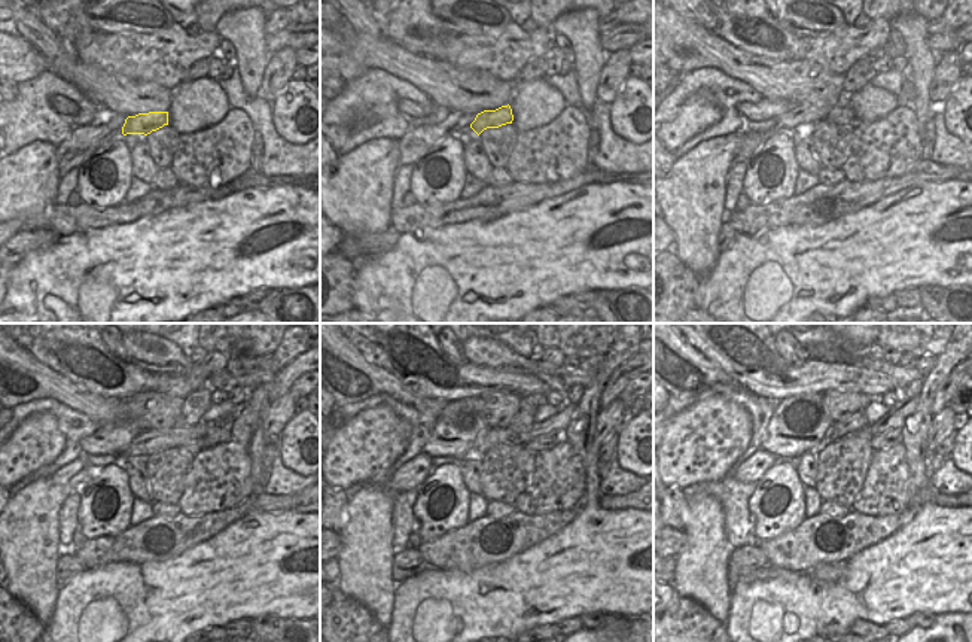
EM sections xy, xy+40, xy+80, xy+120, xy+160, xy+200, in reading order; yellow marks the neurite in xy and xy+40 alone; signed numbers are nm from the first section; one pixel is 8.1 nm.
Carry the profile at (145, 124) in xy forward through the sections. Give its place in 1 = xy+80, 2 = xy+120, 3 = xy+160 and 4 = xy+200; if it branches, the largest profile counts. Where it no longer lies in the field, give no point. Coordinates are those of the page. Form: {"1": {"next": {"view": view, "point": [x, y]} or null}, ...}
{"1": {"next": {"view": "xy+80", "point": [841, 113]}}, "2": {"next": {"view": "xy+120", "point": [197, 447]}}, "3": {"next": {"view": "xy+160", "point": [547, 441]}}, "4": {"next": {"view": "xy+200", "point": [883, 441]}}}

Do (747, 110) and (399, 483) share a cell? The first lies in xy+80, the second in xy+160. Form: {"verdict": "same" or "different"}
{"verdict": "different"}

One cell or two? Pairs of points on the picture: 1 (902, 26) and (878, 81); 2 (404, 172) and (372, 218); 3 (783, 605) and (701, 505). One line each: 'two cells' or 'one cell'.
1: two cells
2: two cells
3: two cells

